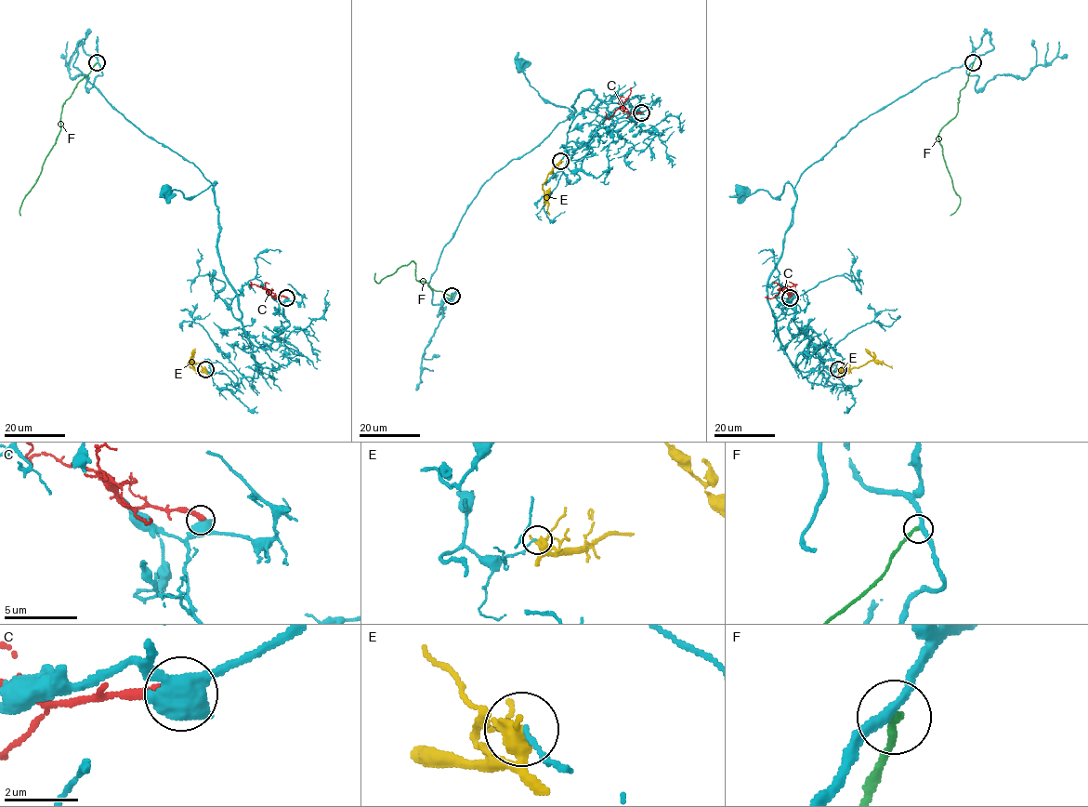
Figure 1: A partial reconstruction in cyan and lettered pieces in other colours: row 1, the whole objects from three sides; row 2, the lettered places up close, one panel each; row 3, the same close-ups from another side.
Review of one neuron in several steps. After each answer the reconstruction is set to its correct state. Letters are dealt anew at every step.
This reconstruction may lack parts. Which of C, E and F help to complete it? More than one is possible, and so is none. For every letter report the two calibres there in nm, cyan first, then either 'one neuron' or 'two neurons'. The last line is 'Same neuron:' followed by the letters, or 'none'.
C: calibres 550 and 400 nm; two neurons
E: calibres 110 and 320 nm; two neurons
F: calibres 240 and 260 nm; two neurons
Same neuron: none

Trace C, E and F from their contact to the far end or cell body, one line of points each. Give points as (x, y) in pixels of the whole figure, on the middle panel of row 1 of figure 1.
C: (641, 112), (626, 112), (620, 108), (606, 118), (605, 112)
E: (560, 161), (542, 187), (549, 215)
F: (452, 296), (433, 290), (427, 283), (418, 281), (412, 261), (378, 283), (374, 280), (375, 273)

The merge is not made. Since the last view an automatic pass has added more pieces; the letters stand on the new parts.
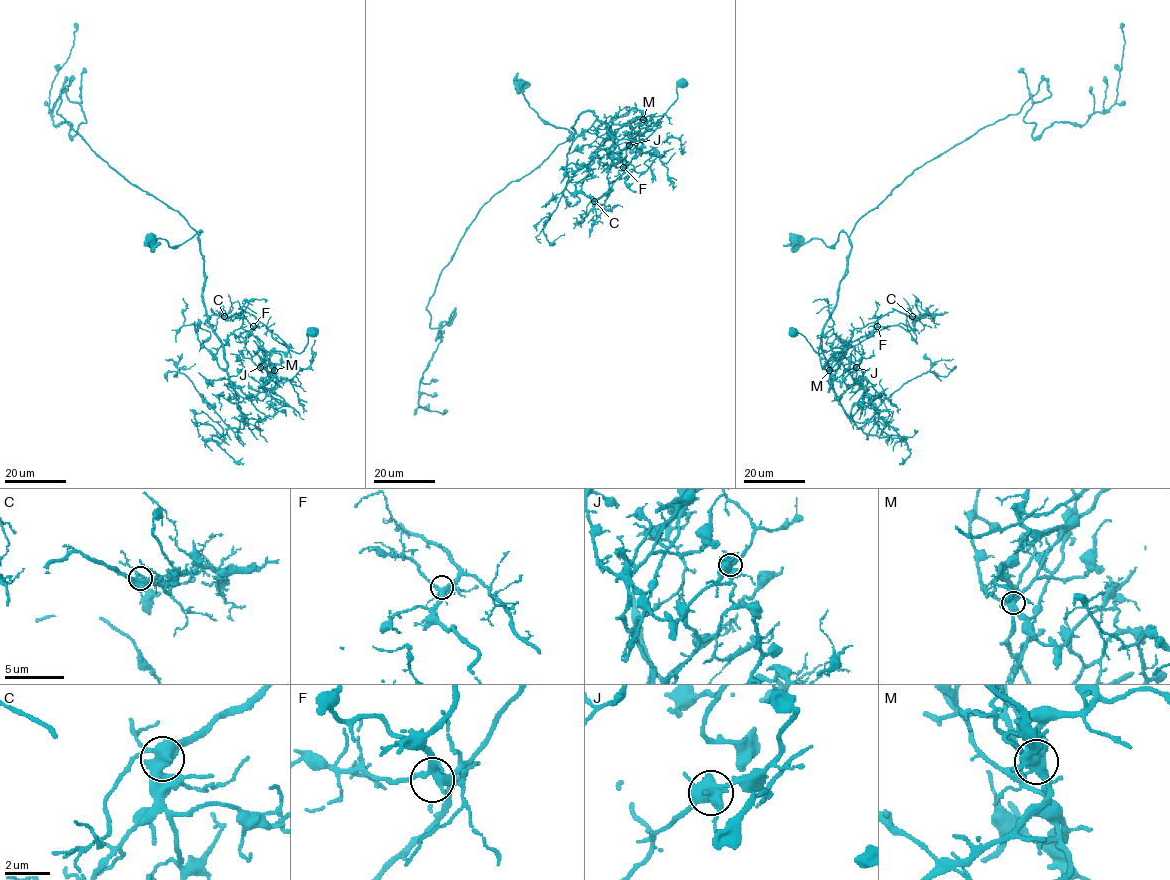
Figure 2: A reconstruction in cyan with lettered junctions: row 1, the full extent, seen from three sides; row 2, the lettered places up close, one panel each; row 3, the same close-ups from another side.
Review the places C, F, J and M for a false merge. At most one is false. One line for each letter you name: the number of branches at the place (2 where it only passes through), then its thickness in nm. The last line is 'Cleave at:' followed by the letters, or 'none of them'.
M: 6 | 550 nm
Cleave at: M

